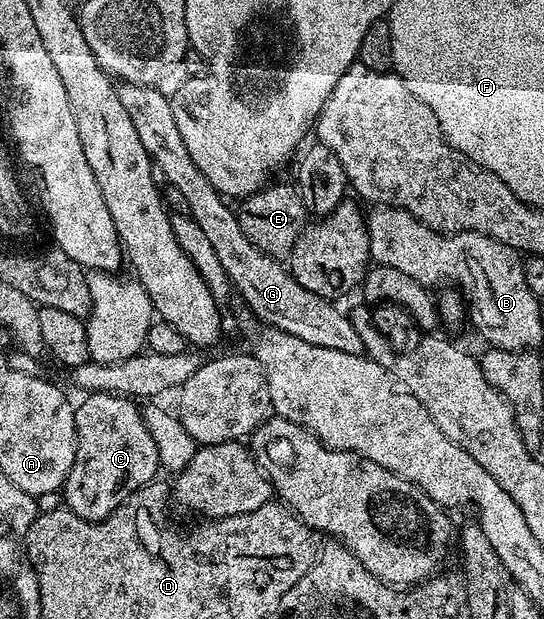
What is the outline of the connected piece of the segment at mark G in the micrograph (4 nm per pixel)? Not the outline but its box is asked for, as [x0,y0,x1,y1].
[116,82,365,355]

